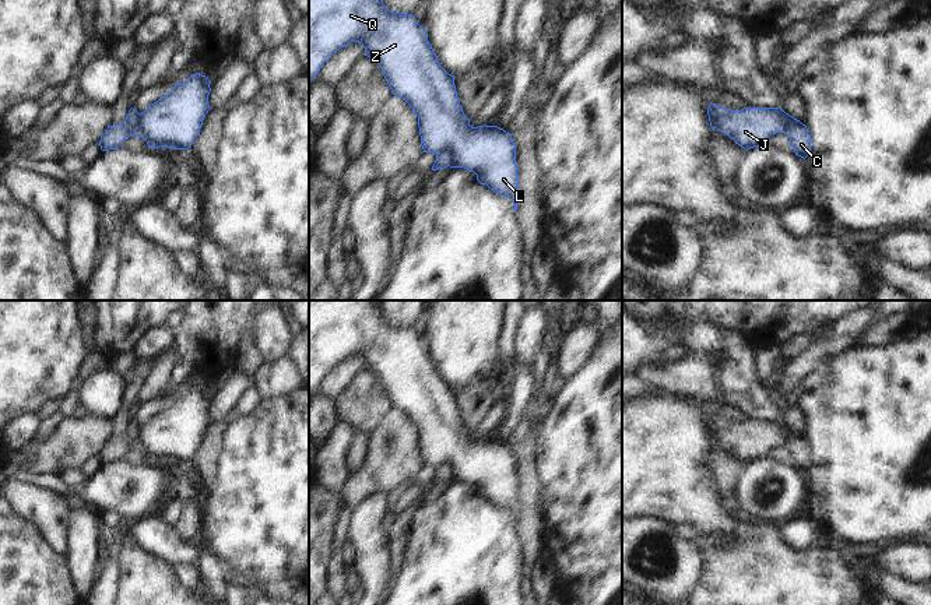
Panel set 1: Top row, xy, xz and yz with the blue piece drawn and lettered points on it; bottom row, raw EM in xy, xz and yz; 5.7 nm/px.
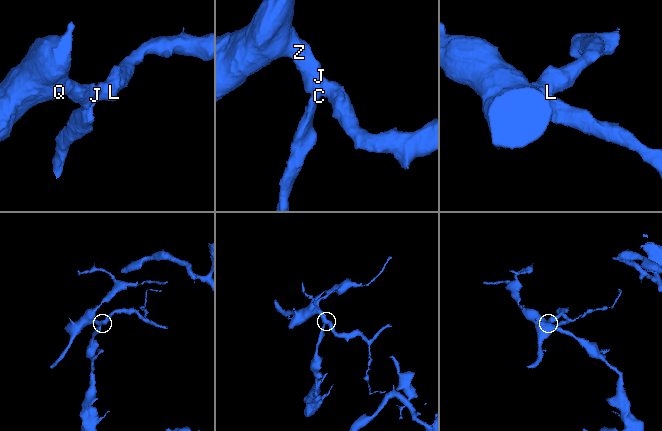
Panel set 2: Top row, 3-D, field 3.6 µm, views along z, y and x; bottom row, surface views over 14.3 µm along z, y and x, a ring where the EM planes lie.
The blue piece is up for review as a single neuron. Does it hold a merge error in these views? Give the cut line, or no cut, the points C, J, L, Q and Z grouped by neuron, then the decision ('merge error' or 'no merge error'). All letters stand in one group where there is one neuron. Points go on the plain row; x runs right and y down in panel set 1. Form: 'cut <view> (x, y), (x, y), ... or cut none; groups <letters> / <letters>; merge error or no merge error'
cut xy (137, 426), (137, 442), (150, 458); groups C / J L Q Z; merge error

